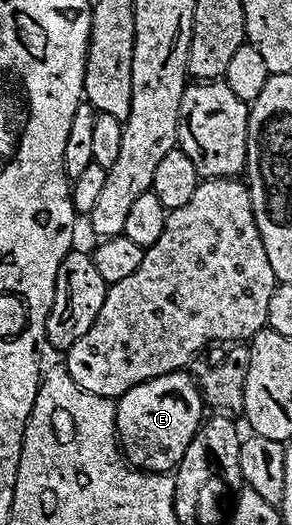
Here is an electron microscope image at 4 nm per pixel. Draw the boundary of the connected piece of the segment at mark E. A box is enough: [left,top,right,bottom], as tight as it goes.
[115,369,205,472]

